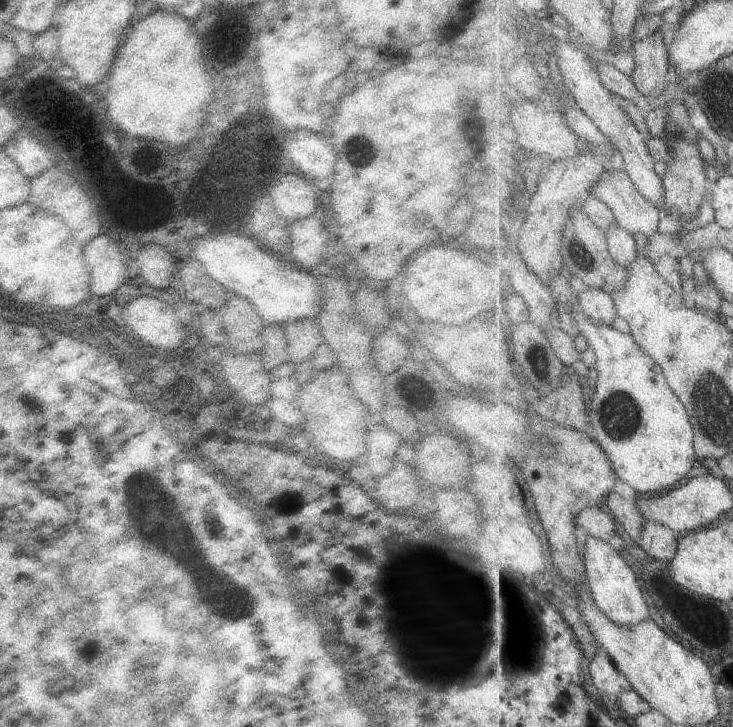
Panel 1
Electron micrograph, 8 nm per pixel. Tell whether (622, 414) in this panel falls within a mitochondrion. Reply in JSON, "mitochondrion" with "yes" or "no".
{"mitochondrion":"yes"}

